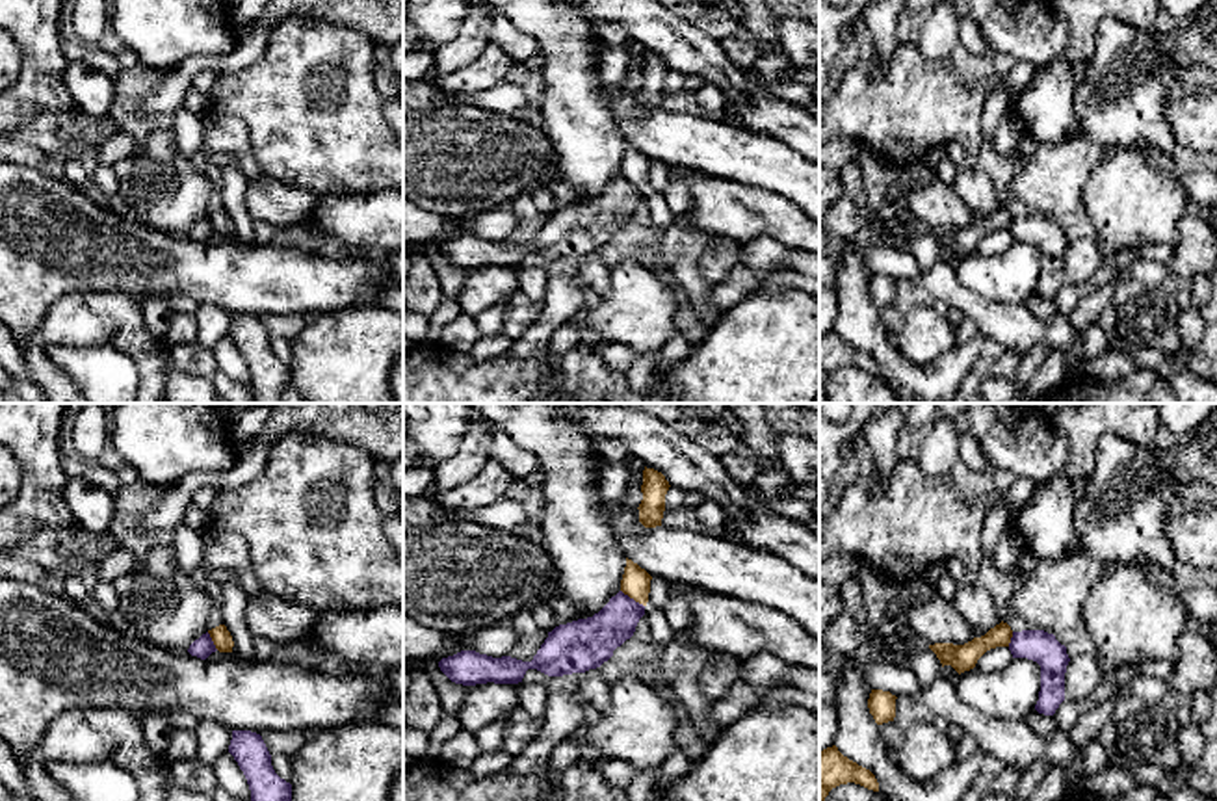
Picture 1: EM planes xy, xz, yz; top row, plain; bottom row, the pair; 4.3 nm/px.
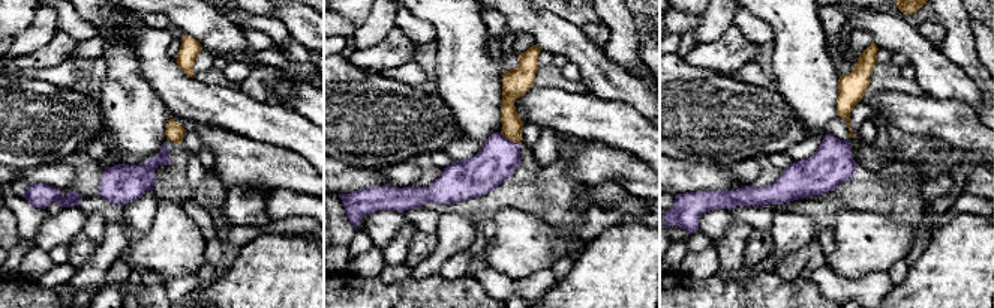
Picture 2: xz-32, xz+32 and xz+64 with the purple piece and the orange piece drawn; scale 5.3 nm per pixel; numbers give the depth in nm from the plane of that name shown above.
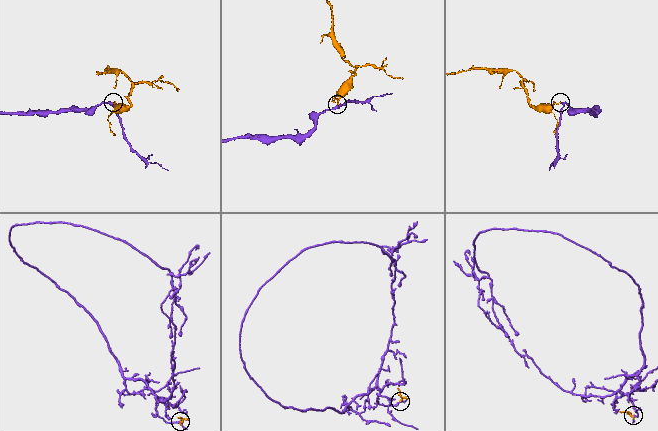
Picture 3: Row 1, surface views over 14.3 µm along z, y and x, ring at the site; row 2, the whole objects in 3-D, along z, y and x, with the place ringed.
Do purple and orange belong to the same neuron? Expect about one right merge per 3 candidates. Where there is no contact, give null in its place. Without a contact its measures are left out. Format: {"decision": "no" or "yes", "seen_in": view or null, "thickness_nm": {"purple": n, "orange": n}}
{"decision": "no", "seen_in": "xz", "thickness_nm": {"purple": 200, "orange": 130}}

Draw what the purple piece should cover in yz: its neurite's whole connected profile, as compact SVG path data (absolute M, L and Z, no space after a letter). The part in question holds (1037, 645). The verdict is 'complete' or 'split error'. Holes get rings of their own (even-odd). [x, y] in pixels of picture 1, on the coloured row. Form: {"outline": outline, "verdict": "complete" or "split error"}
{"outline": "M1044 630L1013 632L1009 650L1013 658L1027 658L1040 665L1040 691L1035 710L1053 716L1065 701L1065 673L1070 662L1067 647Z", "verdict": "complete"}

